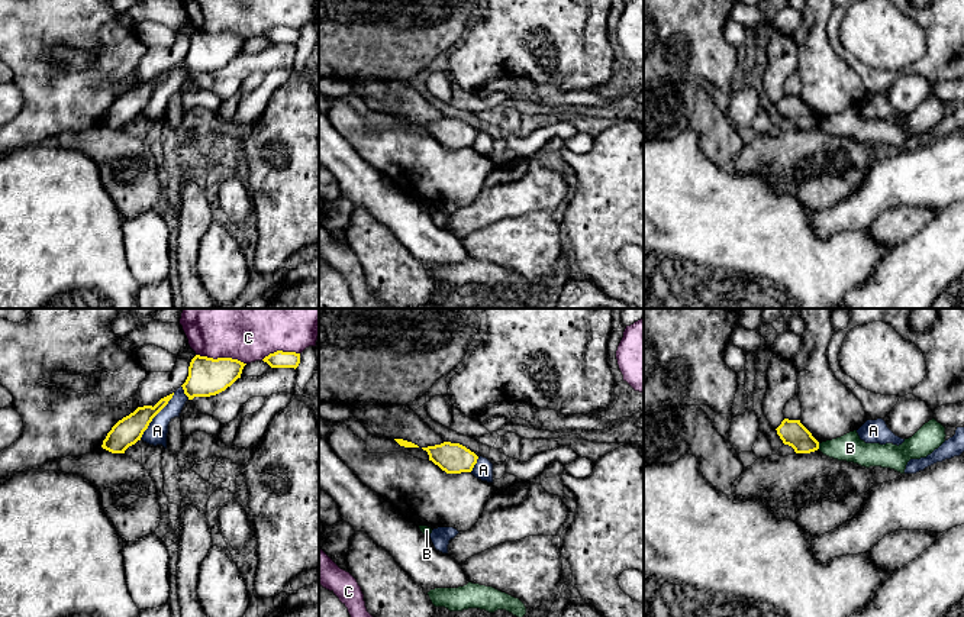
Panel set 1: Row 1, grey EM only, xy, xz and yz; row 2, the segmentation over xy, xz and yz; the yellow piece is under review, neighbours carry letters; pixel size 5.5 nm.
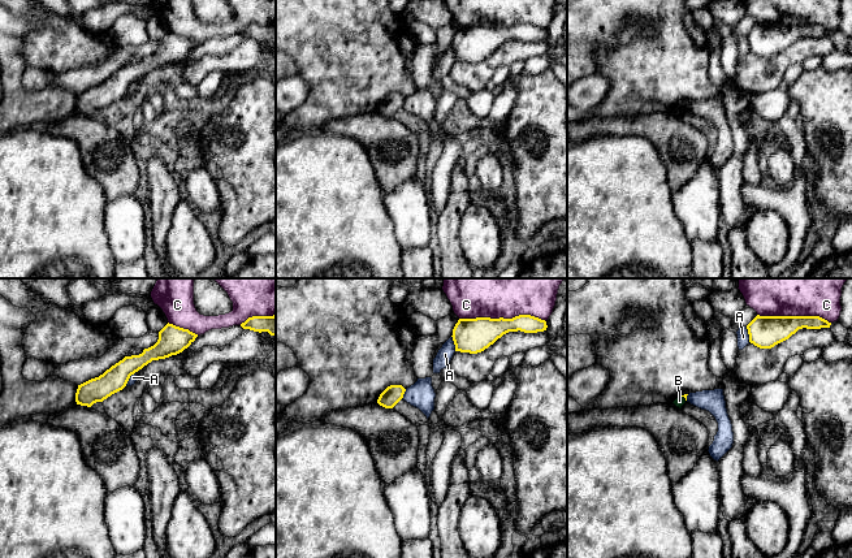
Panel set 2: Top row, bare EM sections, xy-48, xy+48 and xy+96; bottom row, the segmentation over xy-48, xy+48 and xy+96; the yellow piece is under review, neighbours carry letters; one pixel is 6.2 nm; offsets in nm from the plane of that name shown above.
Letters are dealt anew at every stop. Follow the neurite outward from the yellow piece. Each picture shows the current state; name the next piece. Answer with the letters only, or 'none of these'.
none of these

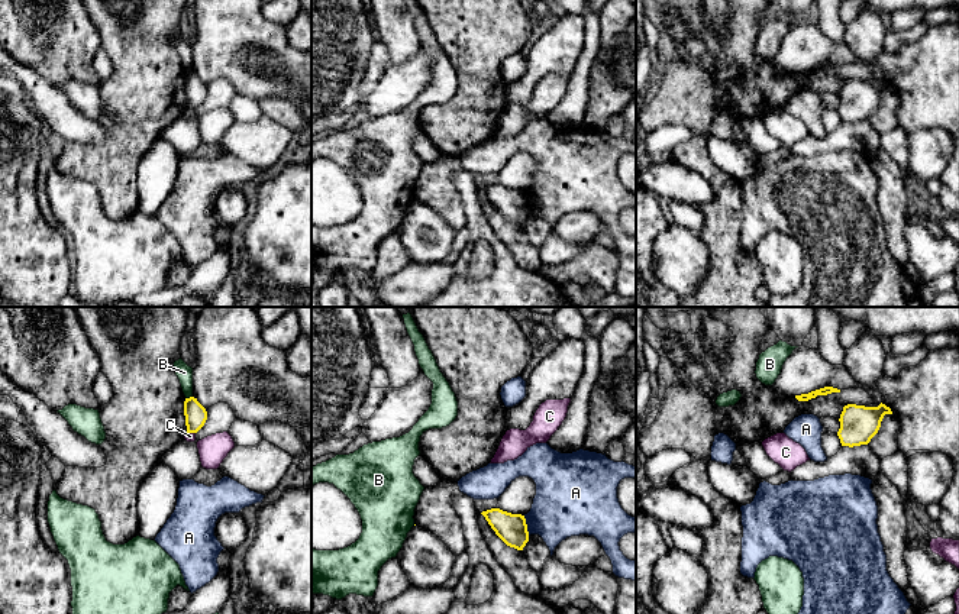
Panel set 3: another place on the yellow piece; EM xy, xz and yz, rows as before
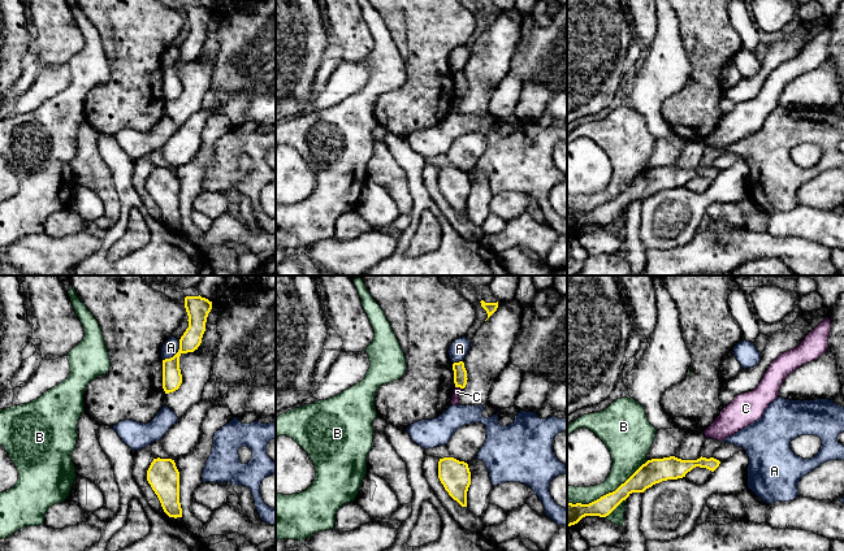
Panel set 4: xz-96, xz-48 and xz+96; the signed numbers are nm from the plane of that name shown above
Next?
none of these

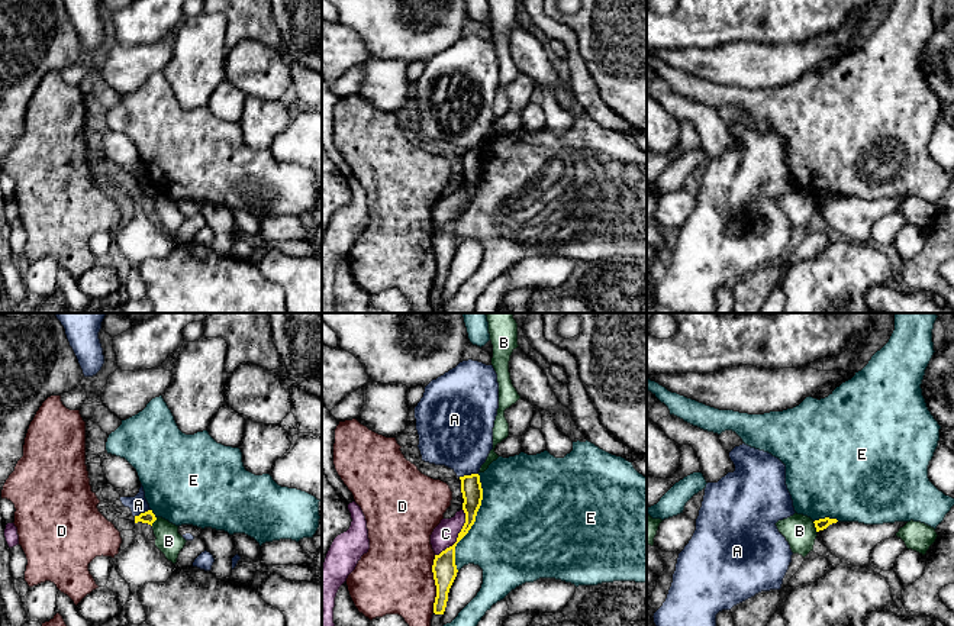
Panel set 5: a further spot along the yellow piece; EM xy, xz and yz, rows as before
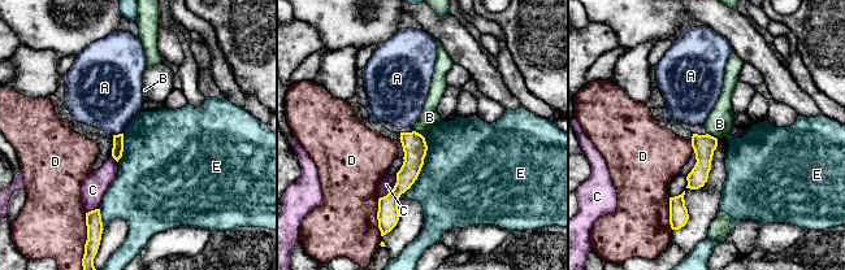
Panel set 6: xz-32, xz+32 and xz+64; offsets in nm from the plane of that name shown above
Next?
none of these

